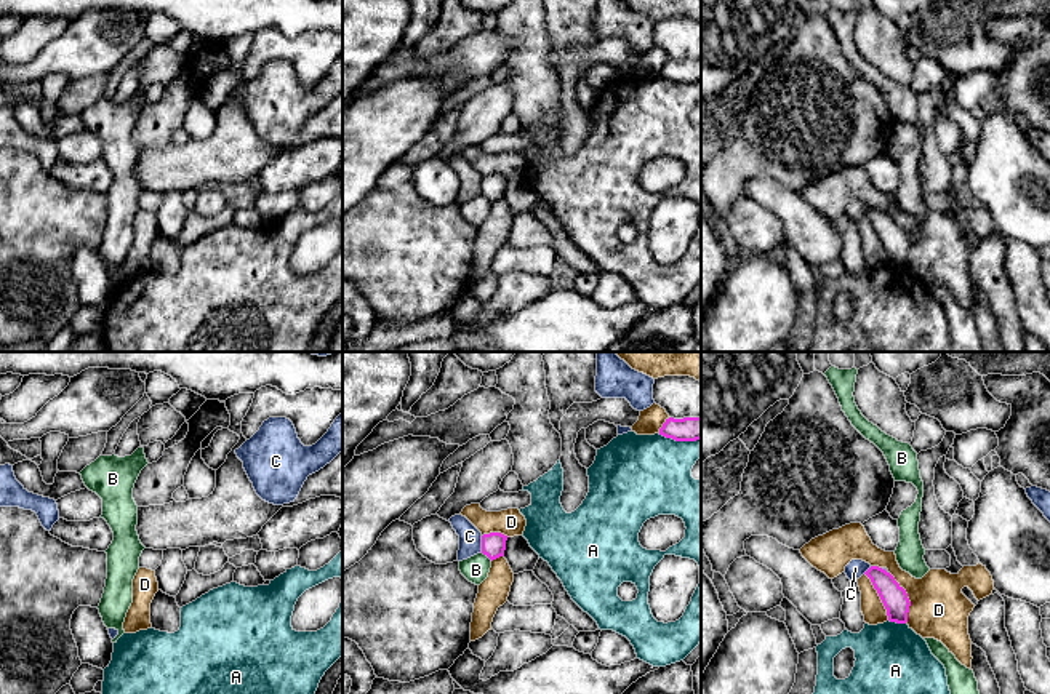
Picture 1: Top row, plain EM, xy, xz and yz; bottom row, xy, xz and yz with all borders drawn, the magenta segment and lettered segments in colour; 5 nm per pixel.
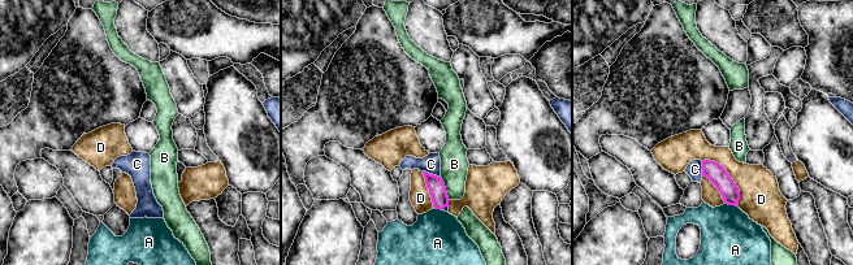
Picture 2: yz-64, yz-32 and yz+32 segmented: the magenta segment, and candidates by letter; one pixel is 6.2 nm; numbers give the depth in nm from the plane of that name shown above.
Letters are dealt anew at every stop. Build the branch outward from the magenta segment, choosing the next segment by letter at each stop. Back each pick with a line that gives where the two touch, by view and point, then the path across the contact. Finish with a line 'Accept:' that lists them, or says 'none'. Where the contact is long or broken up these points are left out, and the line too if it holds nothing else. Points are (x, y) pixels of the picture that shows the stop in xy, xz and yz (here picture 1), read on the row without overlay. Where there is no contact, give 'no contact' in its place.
Accept: none

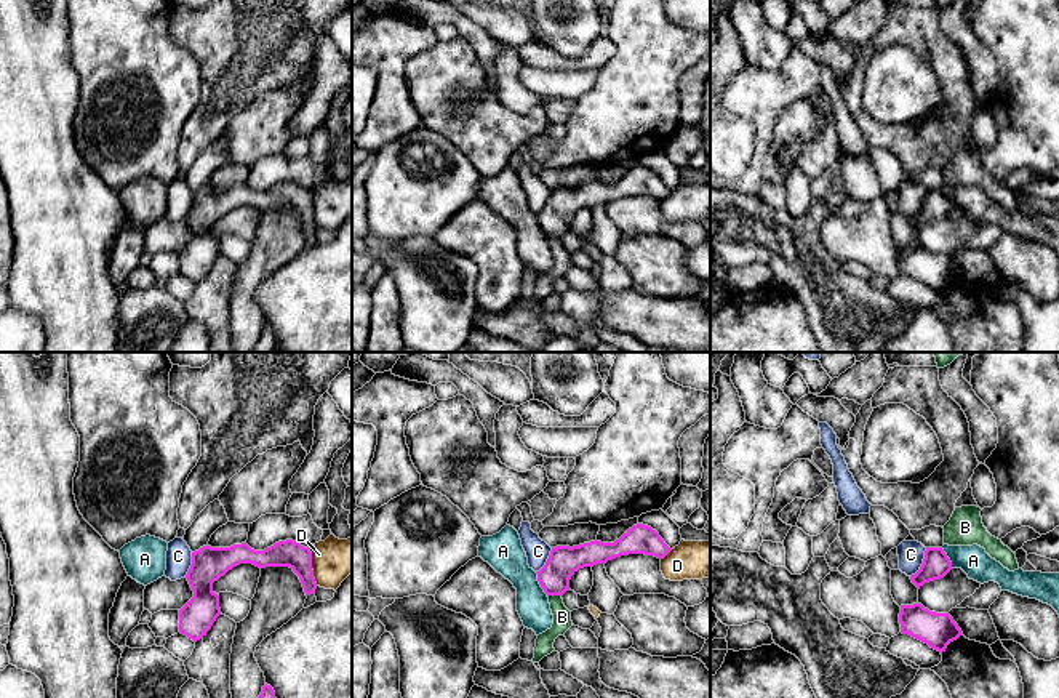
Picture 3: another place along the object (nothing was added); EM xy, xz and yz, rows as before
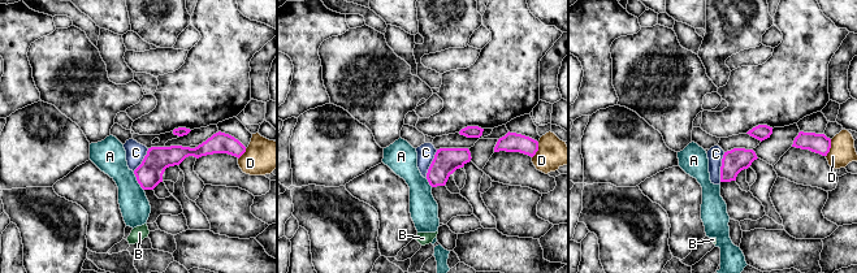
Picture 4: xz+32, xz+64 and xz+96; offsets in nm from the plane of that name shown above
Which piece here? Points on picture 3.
Accept: none

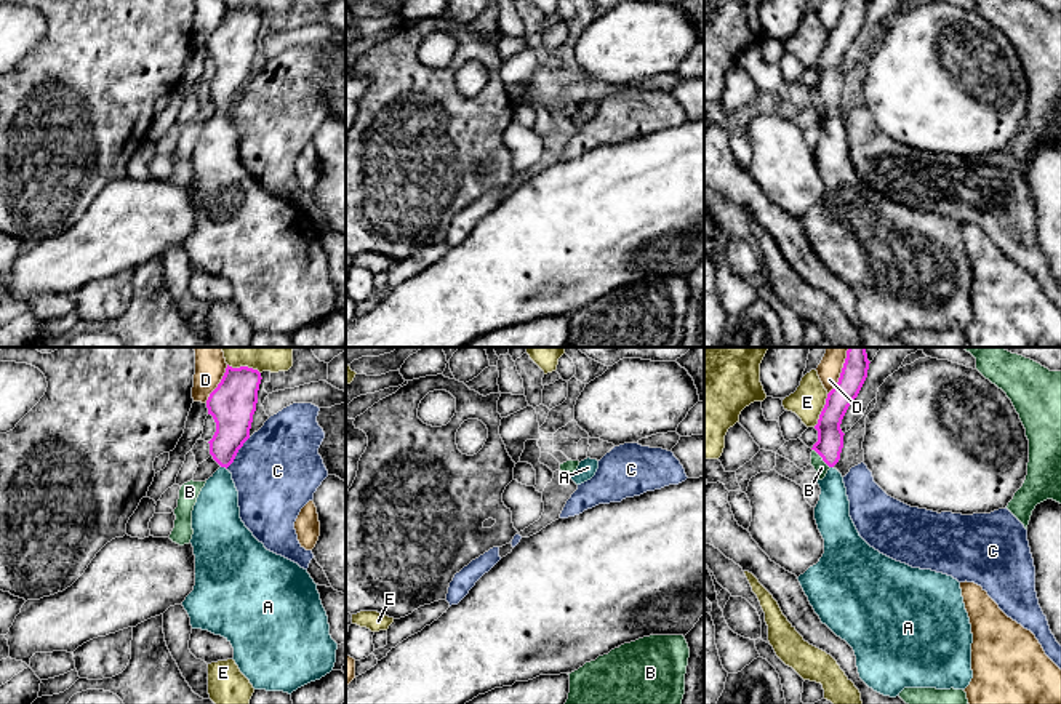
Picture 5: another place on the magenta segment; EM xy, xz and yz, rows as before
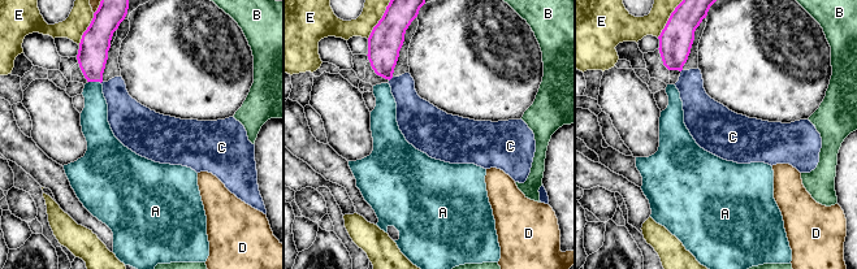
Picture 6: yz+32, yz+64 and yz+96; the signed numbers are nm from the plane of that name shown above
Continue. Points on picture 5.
A: meets magenta in xy at (224, 108); runs through xy (232, 60), (224, 108), (216, 156)
Accept: A

